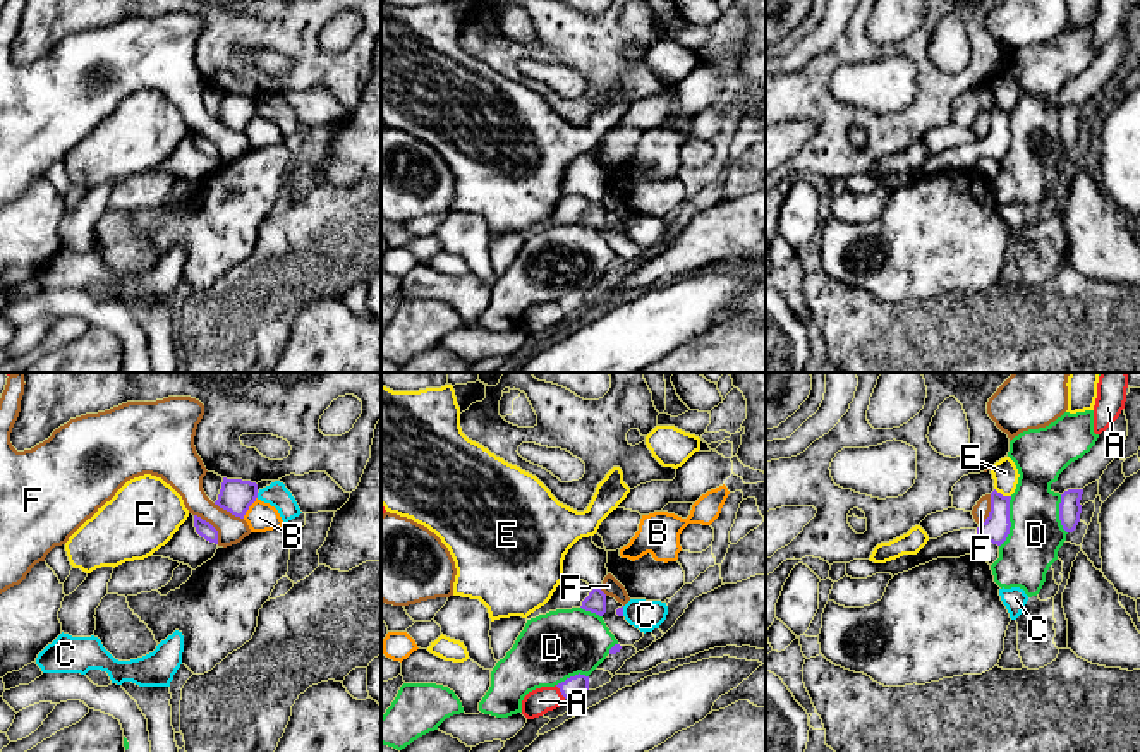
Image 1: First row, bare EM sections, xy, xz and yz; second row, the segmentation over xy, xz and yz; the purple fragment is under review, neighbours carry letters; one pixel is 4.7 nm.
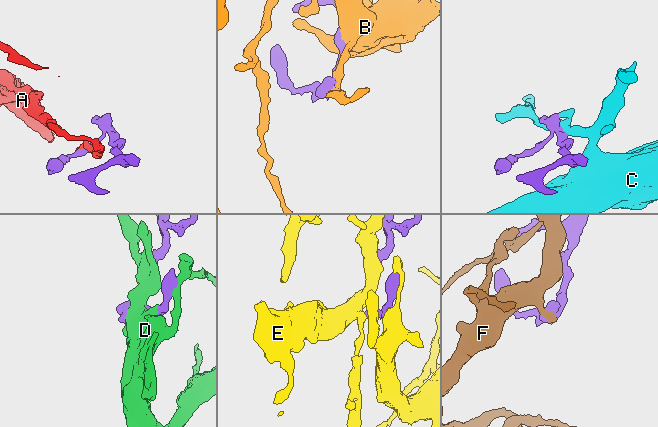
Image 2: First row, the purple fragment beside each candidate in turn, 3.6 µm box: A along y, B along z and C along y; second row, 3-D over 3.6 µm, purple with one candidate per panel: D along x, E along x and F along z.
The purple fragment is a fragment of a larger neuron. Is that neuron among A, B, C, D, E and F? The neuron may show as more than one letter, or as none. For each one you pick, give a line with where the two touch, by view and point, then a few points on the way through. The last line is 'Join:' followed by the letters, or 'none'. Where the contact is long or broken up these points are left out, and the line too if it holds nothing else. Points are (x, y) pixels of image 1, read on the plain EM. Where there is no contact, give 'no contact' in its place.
Join: none

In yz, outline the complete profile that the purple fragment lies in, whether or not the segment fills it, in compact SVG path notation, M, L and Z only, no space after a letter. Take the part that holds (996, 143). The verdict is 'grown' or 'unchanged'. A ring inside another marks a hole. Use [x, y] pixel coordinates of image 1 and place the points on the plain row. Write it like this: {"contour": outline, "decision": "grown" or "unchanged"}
{"contour": "M994 105L991 108L989 132L977 144L960 144L943 149L937 155L929 155L917 170L903 170L886 179L853 175L846 179L846 191L852 194L867 194L876 189L891 189L894 192L937 173L960 173L970 170L980 155L1001 161L1011 143L1010 115L1011 112L1003 112Z", "decision": "grown"}

